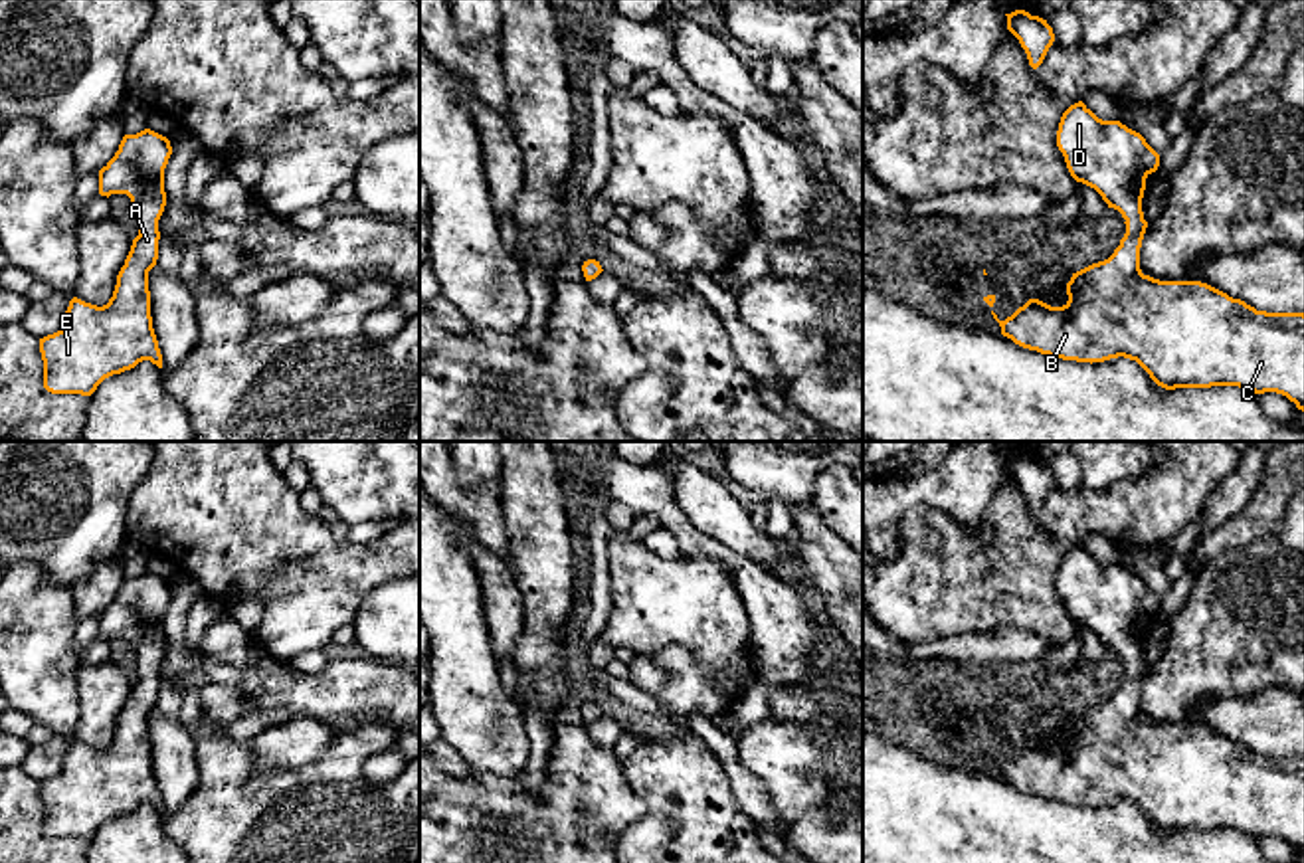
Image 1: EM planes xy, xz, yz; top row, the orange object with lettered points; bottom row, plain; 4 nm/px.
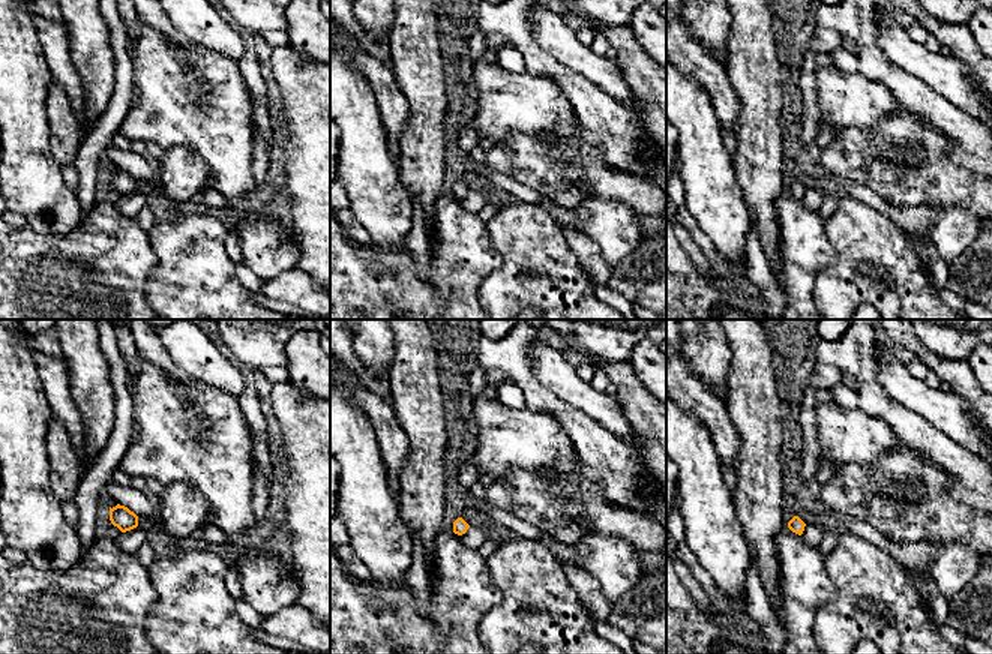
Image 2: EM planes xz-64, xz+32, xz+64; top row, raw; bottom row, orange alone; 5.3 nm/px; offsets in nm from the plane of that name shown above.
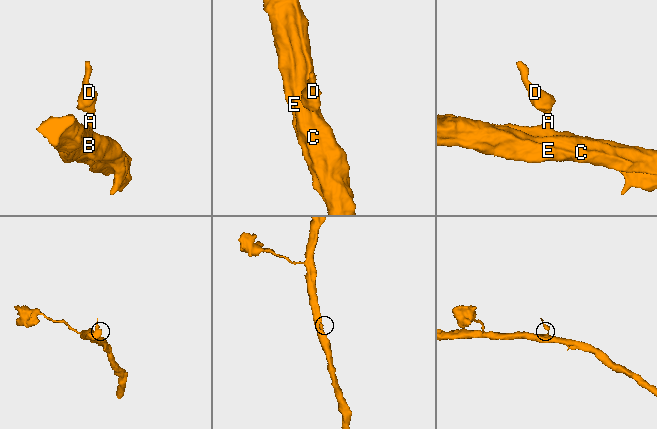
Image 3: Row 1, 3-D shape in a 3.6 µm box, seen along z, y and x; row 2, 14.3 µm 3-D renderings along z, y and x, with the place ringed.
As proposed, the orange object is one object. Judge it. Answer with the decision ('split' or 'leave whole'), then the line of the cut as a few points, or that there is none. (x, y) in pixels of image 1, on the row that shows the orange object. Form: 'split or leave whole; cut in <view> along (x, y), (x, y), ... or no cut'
leave whole; no cut

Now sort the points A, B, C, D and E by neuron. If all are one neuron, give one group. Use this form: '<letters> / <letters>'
A B C D E

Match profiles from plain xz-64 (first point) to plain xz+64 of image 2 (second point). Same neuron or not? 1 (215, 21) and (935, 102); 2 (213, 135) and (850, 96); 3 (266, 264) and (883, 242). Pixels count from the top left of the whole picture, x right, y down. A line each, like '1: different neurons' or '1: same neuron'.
1: different neurons
2: same neuron
3: different neurons

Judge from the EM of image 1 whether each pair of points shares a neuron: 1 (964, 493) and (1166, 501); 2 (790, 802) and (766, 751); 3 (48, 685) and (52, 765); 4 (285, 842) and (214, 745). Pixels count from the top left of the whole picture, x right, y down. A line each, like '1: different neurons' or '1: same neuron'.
1: different neurons
2: same neuron
3: different neurons
4: same neuron

